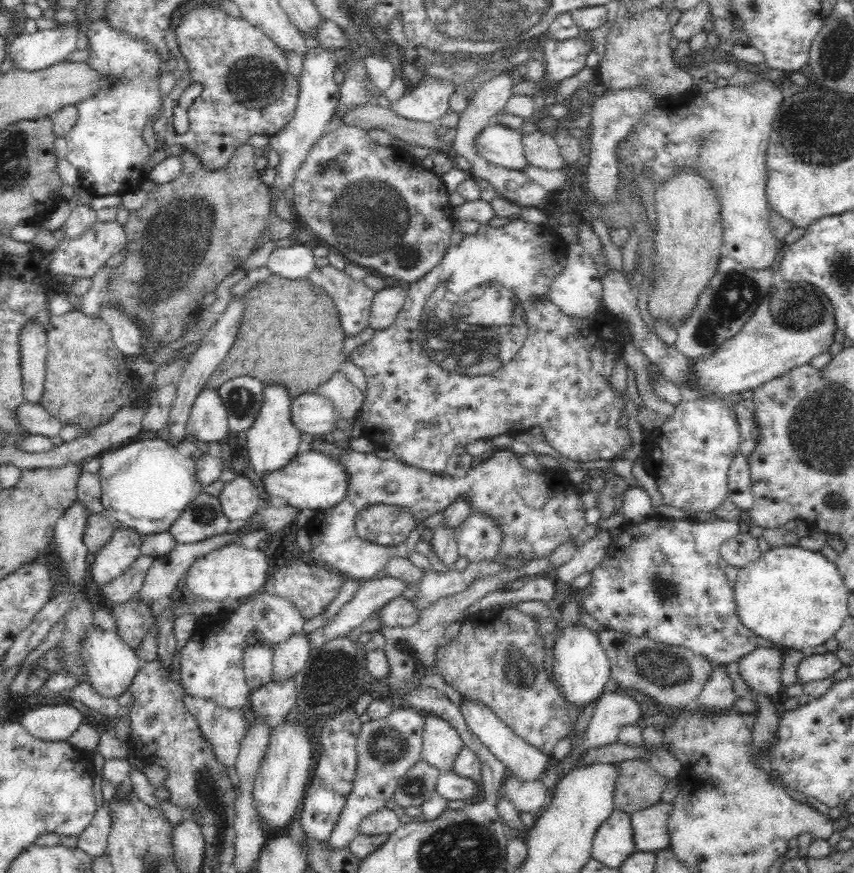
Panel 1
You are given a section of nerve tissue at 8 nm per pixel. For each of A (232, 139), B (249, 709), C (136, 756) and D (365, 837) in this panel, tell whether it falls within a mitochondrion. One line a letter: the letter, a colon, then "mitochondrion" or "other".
A: other
B: other
C: other
D: other

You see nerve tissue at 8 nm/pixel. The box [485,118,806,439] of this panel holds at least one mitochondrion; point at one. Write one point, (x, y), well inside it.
(737, 293)

